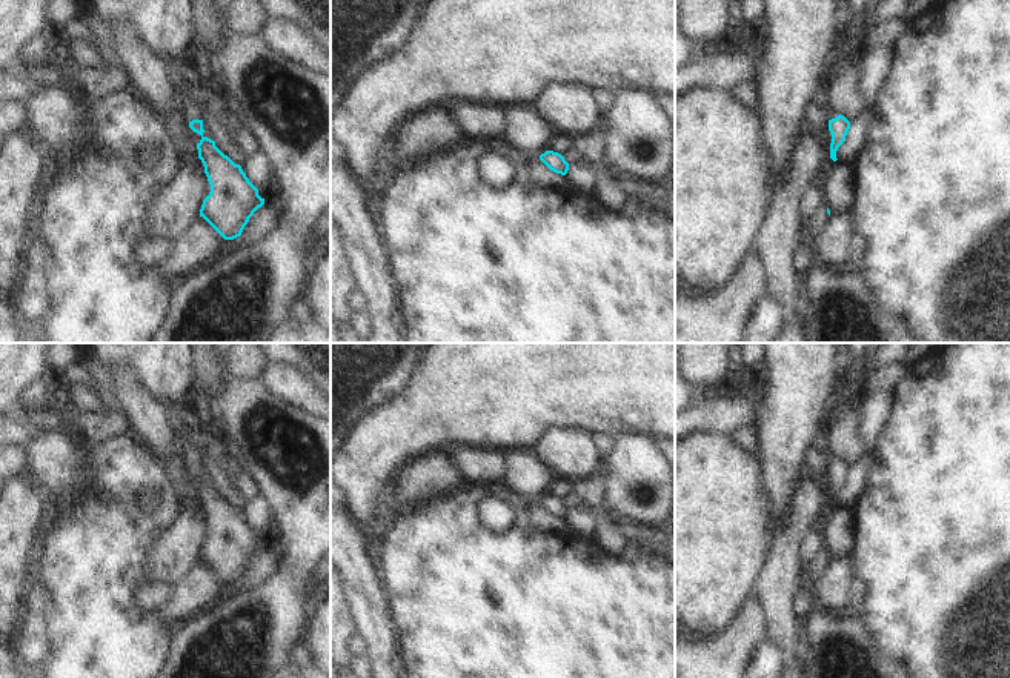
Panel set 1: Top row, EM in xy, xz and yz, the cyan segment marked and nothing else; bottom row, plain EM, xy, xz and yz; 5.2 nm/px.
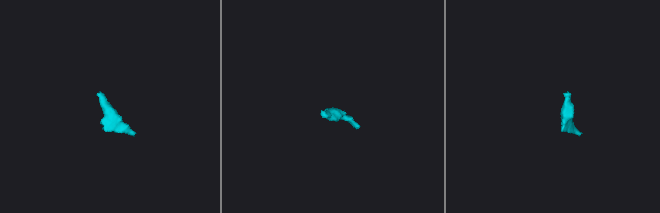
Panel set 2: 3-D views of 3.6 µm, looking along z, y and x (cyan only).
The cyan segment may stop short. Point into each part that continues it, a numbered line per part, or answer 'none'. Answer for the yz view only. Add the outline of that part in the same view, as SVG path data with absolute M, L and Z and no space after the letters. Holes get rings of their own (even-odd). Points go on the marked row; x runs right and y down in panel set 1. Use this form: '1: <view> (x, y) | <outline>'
1: yz (812, 228) | M824 204L812 218L804 220L801 232L802 243L812 244L829 221L830 215L827 214L827 206Z

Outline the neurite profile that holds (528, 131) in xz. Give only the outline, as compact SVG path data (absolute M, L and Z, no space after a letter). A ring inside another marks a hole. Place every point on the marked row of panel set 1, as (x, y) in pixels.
M513 105L509 109L506 123L501 143L532 157L544 154L552 140L558 137L558 131L533 108L526 105Z

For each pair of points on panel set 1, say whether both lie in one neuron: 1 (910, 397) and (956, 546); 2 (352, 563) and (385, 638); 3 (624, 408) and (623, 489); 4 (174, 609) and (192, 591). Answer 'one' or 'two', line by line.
1: one
2: one
3: two
4: one

